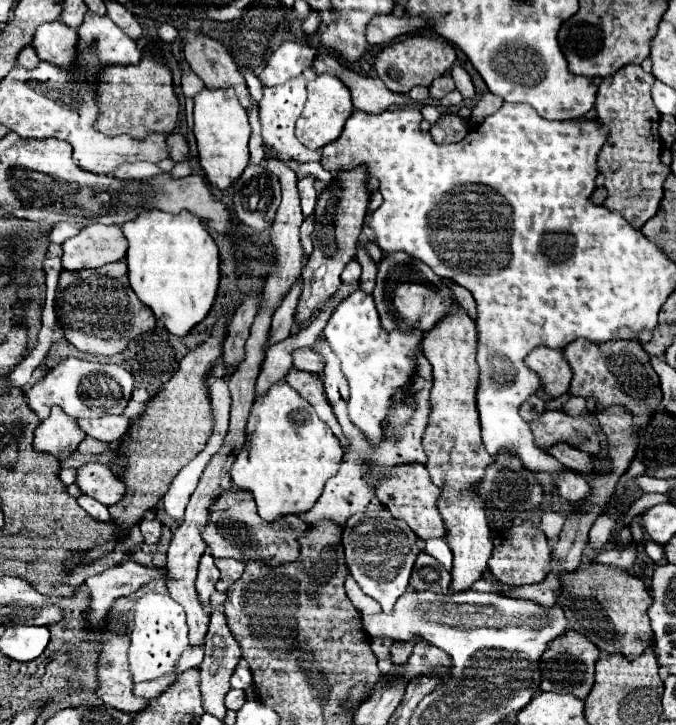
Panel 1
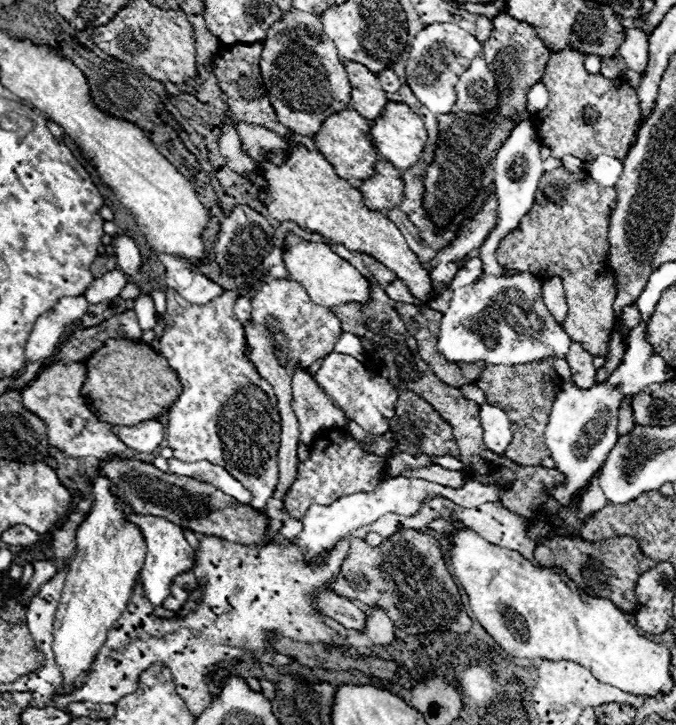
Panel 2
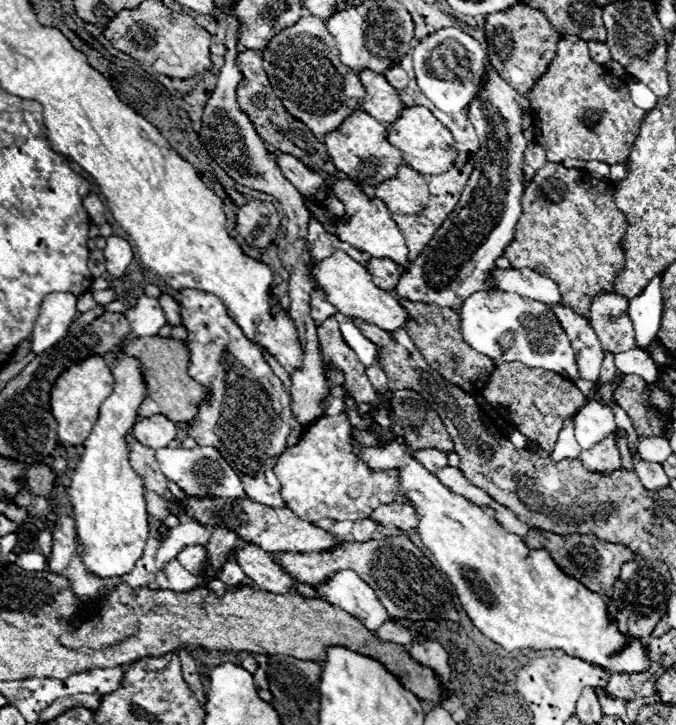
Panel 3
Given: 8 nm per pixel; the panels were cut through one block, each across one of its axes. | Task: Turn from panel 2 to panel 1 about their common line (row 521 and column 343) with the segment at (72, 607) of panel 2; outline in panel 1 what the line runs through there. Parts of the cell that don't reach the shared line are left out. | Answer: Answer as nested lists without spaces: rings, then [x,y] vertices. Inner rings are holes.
[[[332,74],[316,76],[316,80],[310,80],[306,84],[306,90],[308,90],[308,100],[306,100],[306,106],[302,110],[302,116],[296,122],[296,136],[306,148],[318,150],[318,148],[334,142],[340,136],[340,132],[344,128],[344,122],[348,120],[348,116],[352,114],[354,108],[352,108],[350,92]]]

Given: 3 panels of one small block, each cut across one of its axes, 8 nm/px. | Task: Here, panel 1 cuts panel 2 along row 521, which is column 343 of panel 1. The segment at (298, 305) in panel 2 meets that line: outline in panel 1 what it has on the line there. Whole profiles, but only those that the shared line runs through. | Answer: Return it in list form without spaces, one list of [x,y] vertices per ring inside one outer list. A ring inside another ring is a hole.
[[[352,260],[350,264],[346,264],[342,272],[342,284],[358,284],[358,280],[360,280],[360,266],[356,260]]]

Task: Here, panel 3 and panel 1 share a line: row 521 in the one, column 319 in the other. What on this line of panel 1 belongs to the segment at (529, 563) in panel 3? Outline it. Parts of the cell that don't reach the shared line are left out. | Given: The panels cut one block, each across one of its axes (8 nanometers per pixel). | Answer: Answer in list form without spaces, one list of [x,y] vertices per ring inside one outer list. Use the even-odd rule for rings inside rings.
[[[280,380],[272,384],[264,396],[256,398],[246,426],[246,444],[238,452],[238,458],[234,460],[230,474],[238,488],[252,492],[258,504],[258,514],[264,520],[274,522],[280,516],[310,510],[318,500],[318,496],[322,494],[326,480],[338,472],[342,456],[344,452],[340,440],[332,434],[332,430],[318,418],[314,408],[288,382]]]

